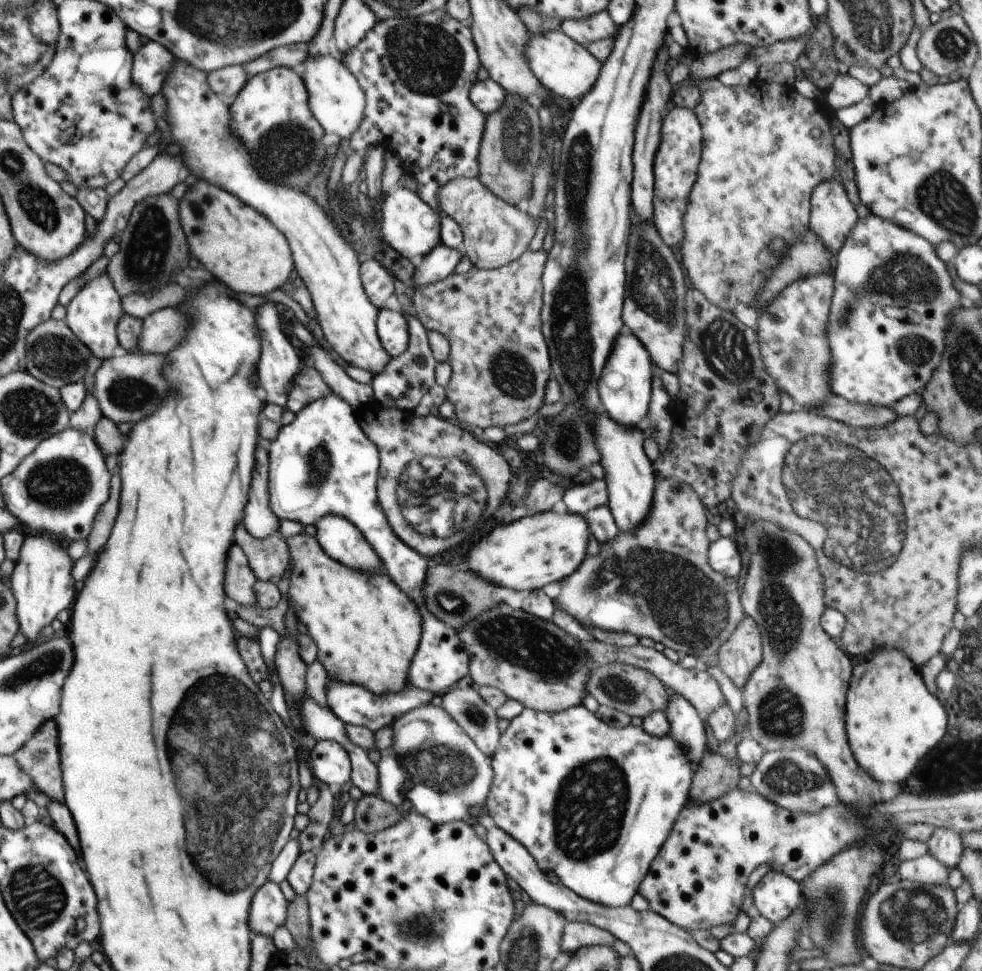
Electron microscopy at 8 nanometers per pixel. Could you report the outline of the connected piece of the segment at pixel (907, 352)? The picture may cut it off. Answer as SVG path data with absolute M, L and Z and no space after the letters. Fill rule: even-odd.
M872 213L866 218L858 217L856 226L833 261L834 294L828 314L828 340L832 356L832 368L828 370L830 388L836 396L842 396L852 404L893 409L898 400L913 392L920 393L930 382L944 356L944 338L950 328L951 314L960 310L966 300L955 288L946 262L939 258L931 242ZM886 306L906 306L920 316L920 322L914 324L912 320L886 316Z

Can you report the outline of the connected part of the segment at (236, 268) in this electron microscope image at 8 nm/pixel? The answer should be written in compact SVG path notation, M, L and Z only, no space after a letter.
M204 180L194 182L180 200L180 220L190 252L238 294L266 296L280 288L295 268L286 236L266 216Z

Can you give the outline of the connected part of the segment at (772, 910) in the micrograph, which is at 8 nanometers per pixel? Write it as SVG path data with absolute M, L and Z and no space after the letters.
M770 869L753 888L754 906L777 925L803 901L801 885L793 878Z

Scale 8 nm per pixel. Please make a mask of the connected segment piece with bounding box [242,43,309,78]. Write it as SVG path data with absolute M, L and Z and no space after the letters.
M291 44L284 45L270 52L259 56L258 59L242 65L244 72L248 74L249 78L259 75L261 72L268 72L276 67L294 68L307 59L308 44Z

